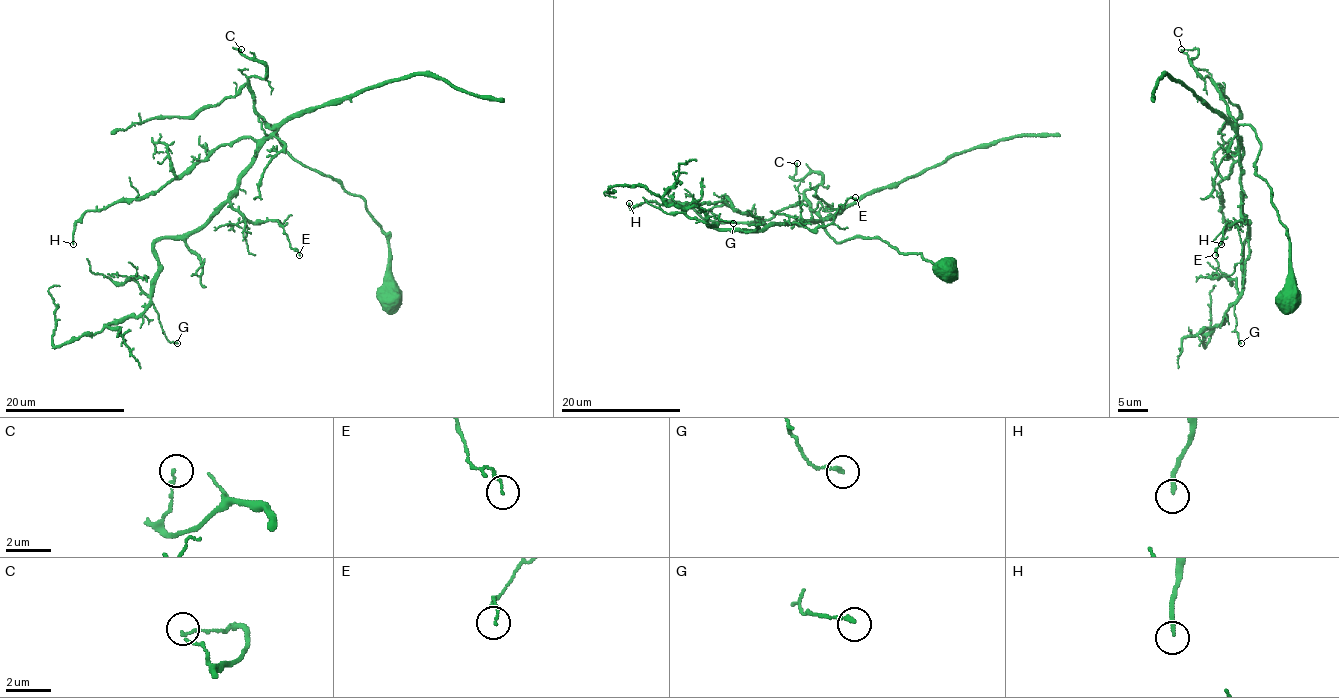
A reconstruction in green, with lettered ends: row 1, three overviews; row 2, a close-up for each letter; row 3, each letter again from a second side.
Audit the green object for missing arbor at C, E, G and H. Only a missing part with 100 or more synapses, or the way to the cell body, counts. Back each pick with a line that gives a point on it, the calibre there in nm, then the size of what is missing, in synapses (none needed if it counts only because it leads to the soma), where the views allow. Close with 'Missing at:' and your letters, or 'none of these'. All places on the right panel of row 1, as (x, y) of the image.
Missing at: none of these

